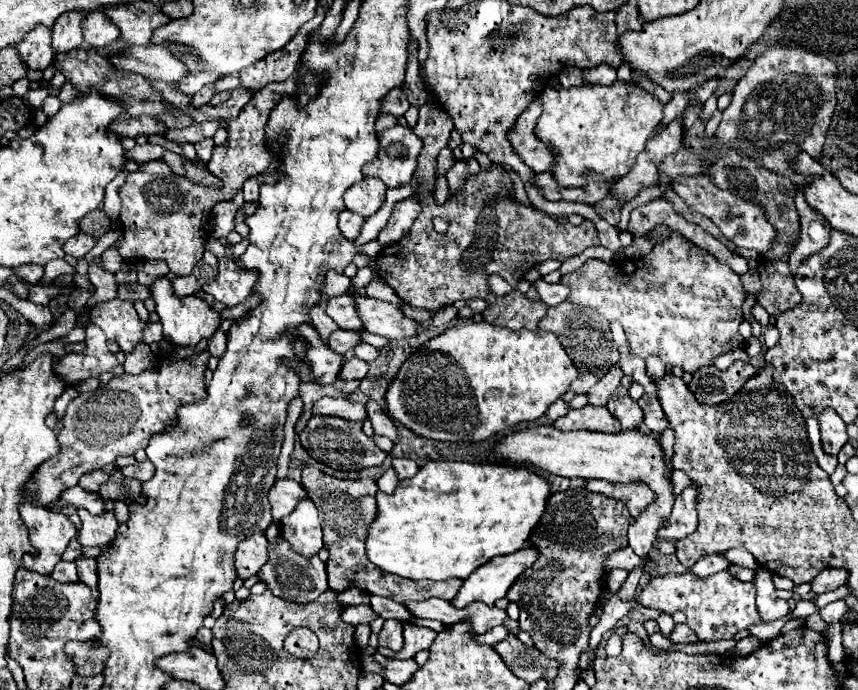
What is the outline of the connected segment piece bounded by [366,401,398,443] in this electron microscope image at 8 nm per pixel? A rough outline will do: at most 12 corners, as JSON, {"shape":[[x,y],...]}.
{"shape":[[368,401],[374,433],[398,443],[396,425],[376,401]]}

